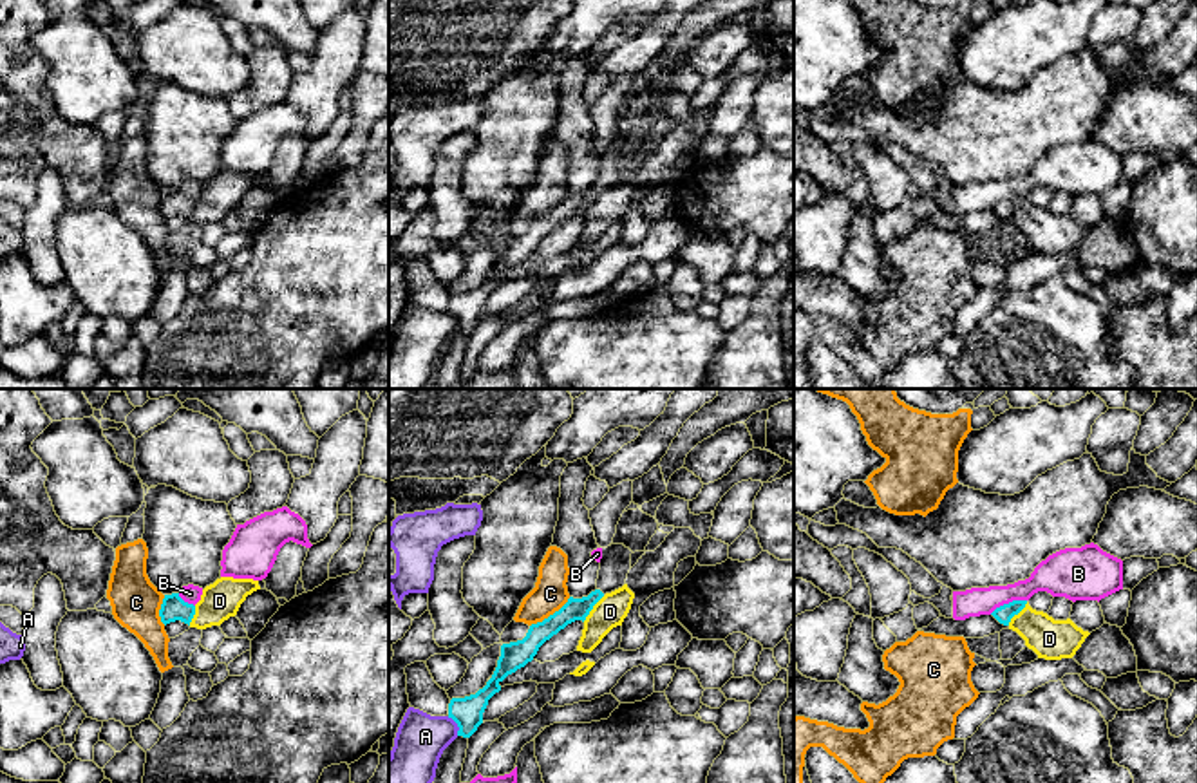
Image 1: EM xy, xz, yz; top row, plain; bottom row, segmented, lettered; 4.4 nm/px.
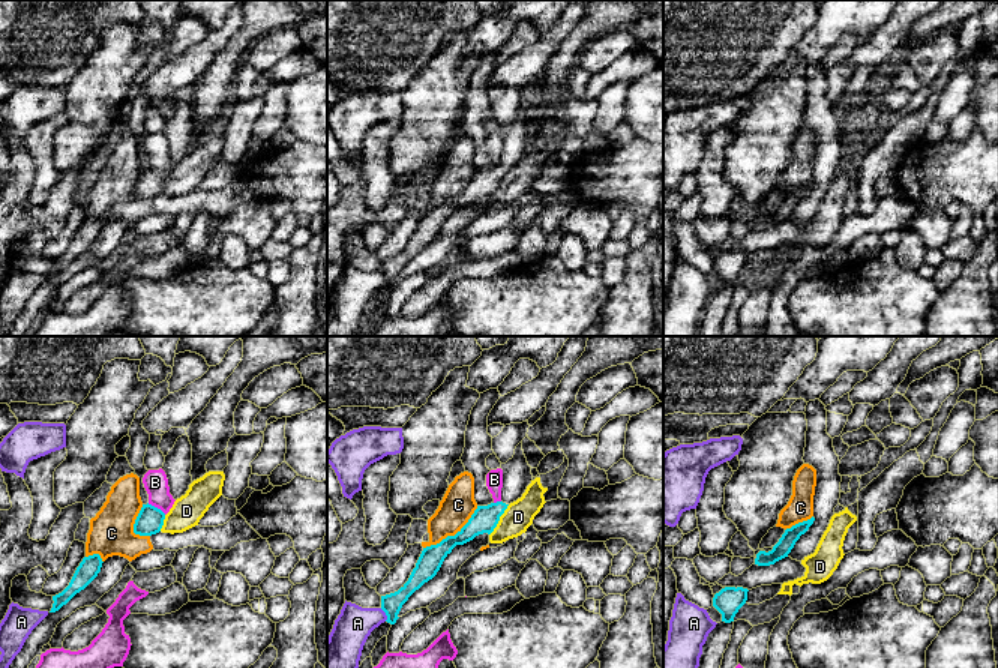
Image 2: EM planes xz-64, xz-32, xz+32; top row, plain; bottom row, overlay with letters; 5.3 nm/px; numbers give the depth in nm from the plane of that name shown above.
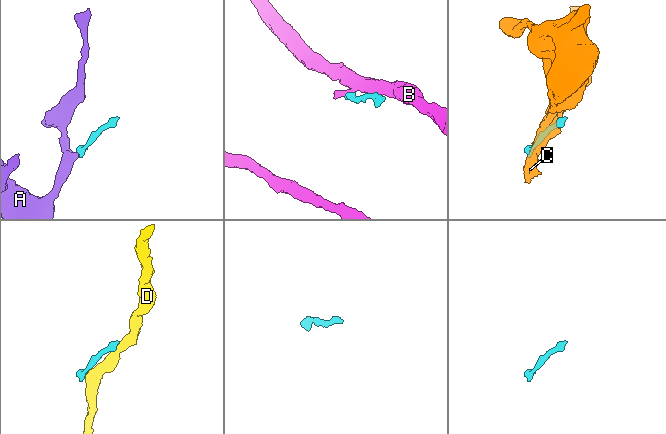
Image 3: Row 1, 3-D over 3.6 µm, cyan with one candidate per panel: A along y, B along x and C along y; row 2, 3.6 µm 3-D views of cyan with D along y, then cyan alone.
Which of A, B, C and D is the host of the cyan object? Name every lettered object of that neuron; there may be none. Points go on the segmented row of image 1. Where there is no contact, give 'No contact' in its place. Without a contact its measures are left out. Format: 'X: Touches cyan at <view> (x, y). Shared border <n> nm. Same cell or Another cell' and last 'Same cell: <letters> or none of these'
A: Touches cyan at xz (458, 726). Shared border 100 nm. Another cell
B: Touches cyan at yz (1009, 603). Shared border 180 nm. Another cell
C: Touches cyan at xz (550, 615). Shared border 220 nm. Another cell
D: Touches cyan at xz (592, 608). Shared border 160 nm. Another cell
Same cell: none of these

